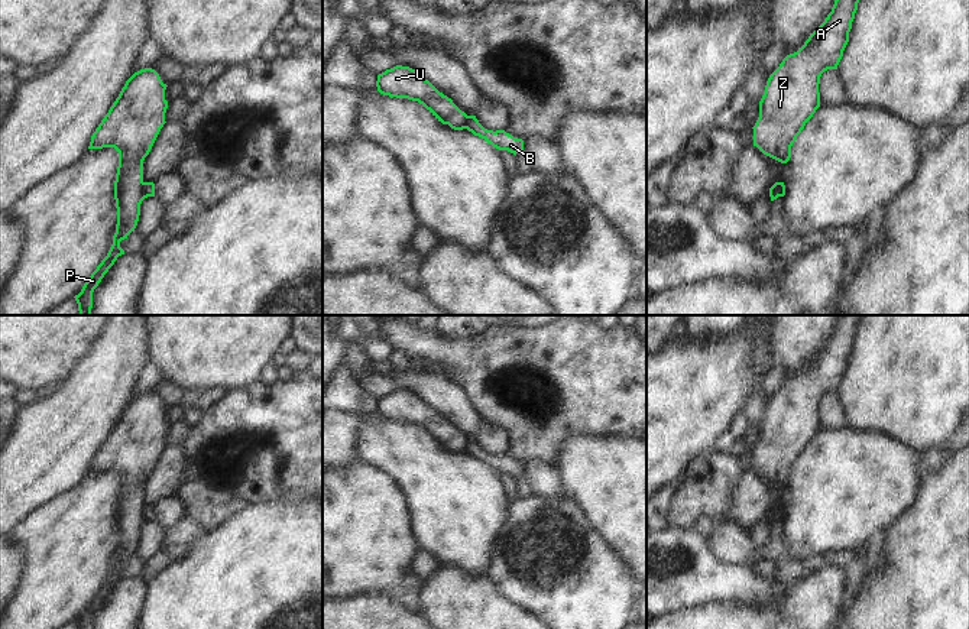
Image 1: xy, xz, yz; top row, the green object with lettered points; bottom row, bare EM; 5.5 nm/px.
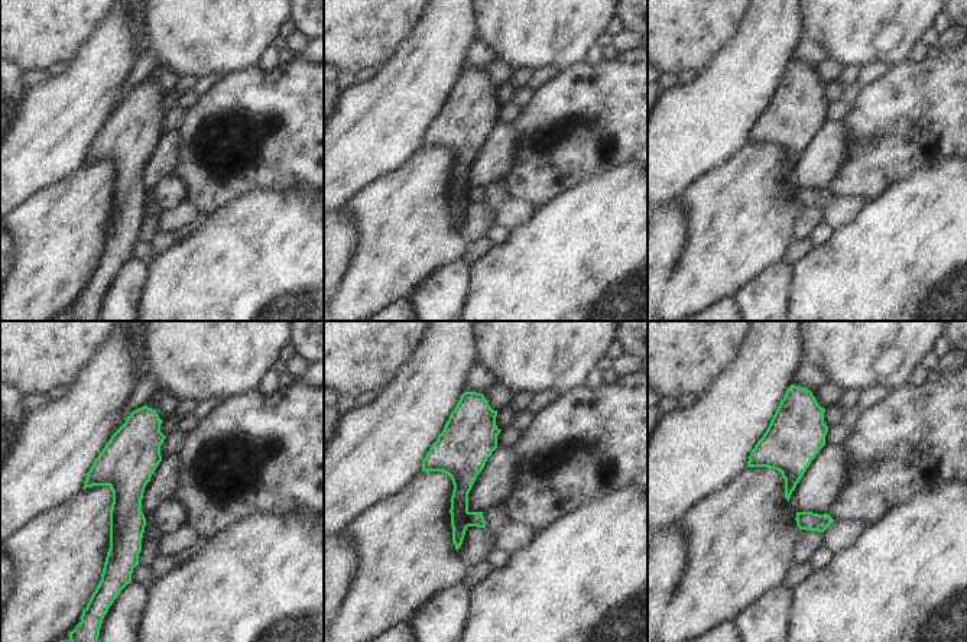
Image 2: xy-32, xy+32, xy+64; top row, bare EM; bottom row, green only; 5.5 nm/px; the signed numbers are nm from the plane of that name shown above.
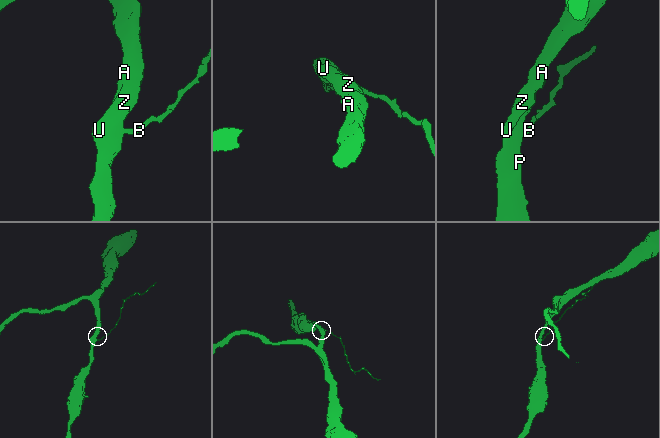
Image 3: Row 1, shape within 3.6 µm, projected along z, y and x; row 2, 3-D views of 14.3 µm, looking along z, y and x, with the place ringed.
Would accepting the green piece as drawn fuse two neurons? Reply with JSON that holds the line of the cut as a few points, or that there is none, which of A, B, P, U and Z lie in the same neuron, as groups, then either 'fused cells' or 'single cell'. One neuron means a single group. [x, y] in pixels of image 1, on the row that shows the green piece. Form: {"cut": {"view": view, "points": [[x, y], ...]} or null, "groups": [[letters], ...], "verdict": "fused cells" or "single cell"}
{"cut": {"view": "xy", "points": [[145, 182], [143, 197]]}, "groups": [["A", "P", "U", "Z"], ["B"]], "verdict": "fused cells"}

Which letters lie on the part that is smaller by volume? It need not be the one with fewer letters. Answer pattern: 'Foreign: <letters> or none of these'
Foreign: B

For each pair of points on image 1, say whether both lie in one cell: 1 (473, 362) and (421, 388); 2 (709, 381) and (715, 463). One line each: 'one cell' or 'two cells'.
1: two cells
2: two cells

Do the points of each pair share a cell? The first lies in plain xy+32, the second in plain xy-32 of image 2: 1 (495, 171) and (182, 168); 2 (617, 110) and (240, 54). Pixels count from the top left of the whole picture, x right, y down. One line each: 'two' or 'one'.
1: two
2: two

